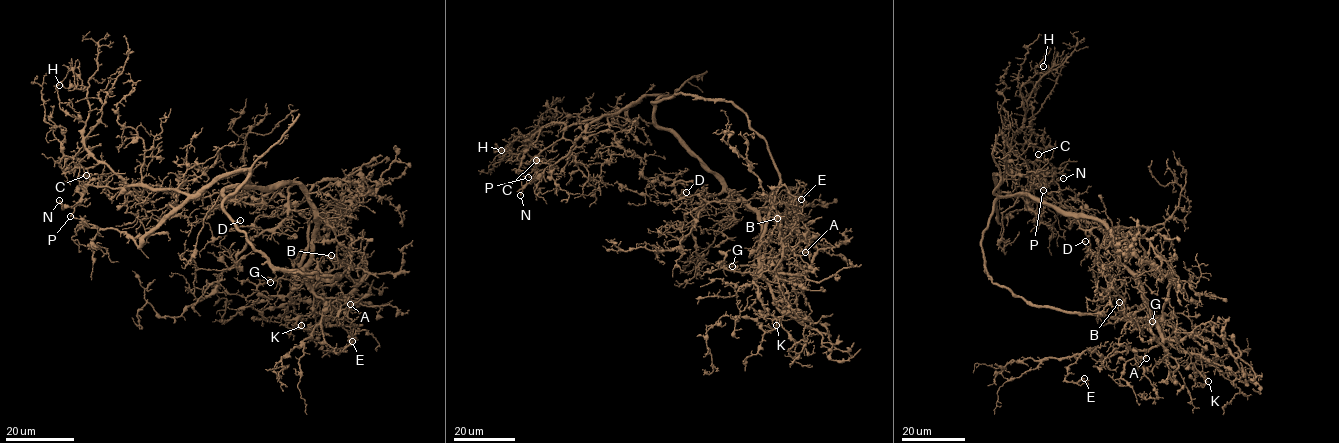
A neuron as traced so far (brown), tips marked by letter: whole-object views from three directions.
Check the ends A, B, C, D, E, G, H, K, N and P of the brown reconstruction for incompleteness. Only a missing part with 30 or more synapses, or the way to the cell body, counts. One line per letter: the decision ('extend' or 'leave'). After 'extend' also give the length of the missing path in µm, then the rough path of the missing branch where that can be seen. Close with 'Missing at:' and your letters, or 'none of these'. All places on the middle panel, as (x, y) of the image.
A: leave
B: leave
C: leave
D: leave
E: leave
G: leave
H: leave
K: leave
N: extend | 15 µm | (520, 195), (511, 204), (506, 202)
P: leave
Missing at: N

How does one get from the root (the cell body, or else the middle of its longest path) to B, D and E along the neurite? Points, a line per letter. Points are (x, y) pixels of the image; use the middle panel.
B: (696, 157), (756, 213), (766, 247), (772, 230), (782, 225), (777, 218)
D: (696, 157), (730, 198), (708, 201), (698, 195), (687, 197), (686, 192)
E: (696, 157), (756, 213), (771, 270), (782, 256), (773, 188), (783, 185), (801, 199)

